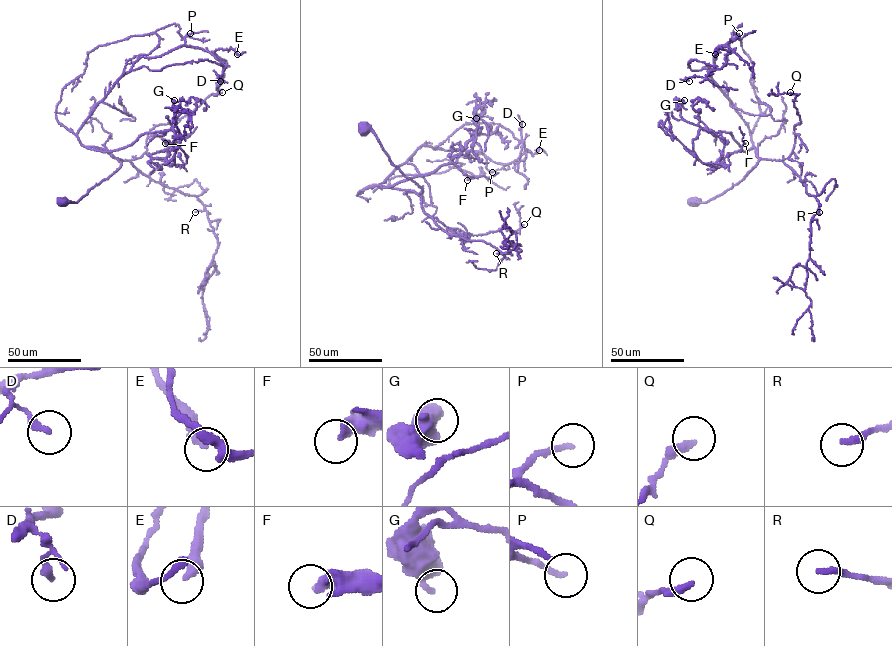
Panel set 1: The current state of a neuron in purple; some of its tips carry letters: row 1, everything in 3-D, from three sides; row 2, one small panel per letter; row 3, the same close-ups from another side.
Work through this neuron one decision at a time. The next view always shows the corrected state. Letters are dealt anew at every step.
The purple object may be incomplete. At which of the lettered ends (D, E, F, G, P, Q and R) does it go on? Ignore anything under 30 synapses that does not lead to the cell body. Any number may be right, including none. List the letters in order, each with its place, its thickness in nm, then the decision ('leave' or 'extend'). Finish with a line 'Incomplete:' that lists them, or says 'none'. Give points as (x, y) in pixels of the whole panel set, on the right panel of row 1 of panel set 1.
D: place (689, 81); calibre 280 nm; leave
E: place (715, 54); calibre 360 nm; extend
F: place (745, 143); calibre 400 nm; leave
G: place (684, 100); calibre 340 nm; leave
P: place (739, 33); calibre 160 nm; leave
Q: place (790, 92); calibre 240 nm; leave
R: place (819, 212); calibre 200 nm; leave
Incomplete: E

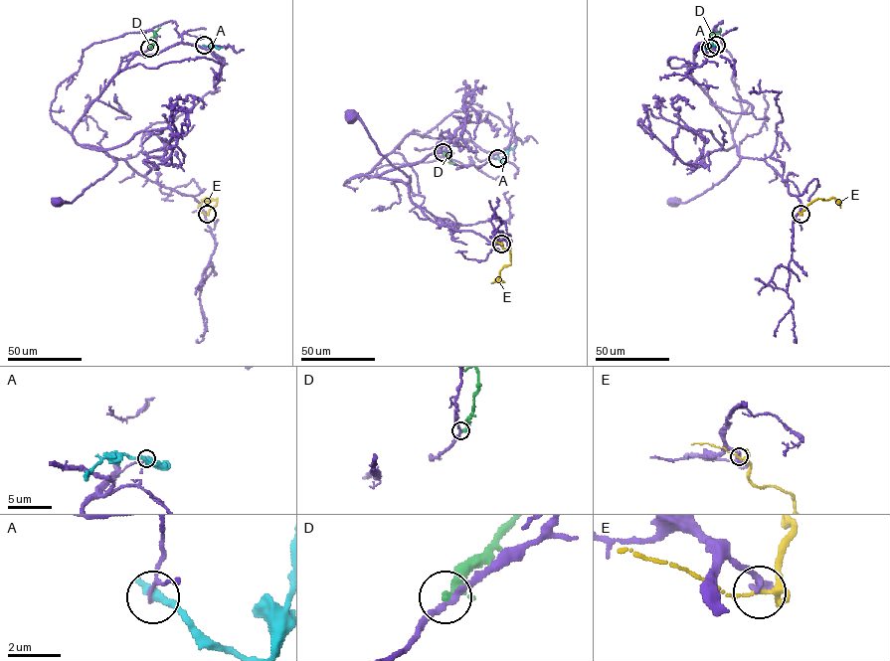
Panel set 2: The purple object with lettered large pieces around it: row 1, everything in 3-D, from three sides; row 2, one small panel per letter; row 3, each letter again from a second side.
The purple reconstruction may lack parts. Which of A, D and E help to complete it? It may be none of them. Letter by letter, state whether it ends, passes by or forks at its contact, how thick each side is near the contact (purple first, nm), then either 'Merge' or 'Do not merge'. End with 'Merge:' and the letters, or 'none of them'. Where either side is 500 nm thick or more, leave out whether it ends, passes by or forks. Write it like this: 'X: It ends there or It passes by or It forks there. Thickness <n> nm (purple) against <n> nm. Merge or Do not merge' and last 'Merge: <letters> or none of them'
A: It ends there. Thickness 130 nm (purple) against 420 nm. Do not merge
D: It ends there. Thickness 190 nm (purple) against 300 nm. Do not merge
E: It forks there. Thickness 360 nm (purple) against 150 nm. Do not merge
Merge: none of them

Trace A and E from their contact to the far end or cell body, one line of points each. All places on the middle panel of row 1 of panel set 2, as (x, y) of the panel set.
A: (497, 158), (504, 162), (505, 153), (514, 146)
E: (501, 244), (510, 250), (510, 264), (504, 265), (499, 276), (491, 282)

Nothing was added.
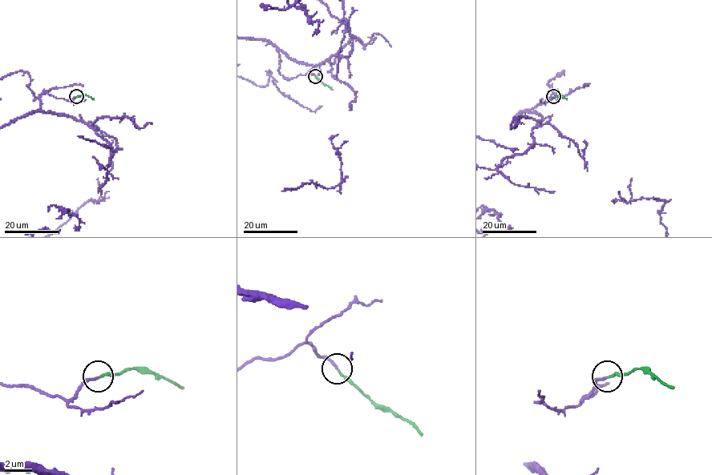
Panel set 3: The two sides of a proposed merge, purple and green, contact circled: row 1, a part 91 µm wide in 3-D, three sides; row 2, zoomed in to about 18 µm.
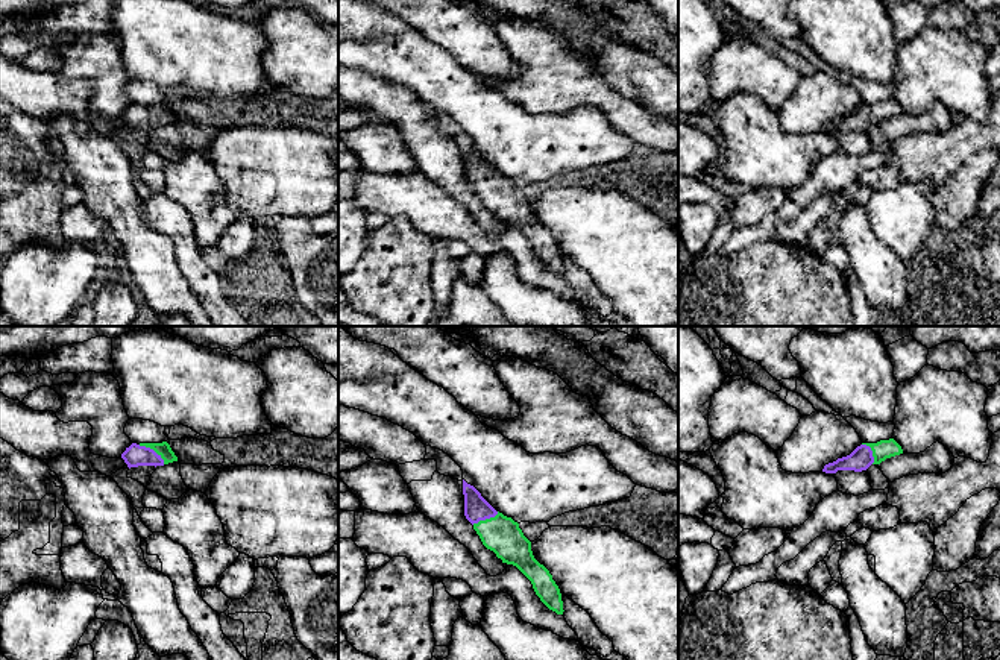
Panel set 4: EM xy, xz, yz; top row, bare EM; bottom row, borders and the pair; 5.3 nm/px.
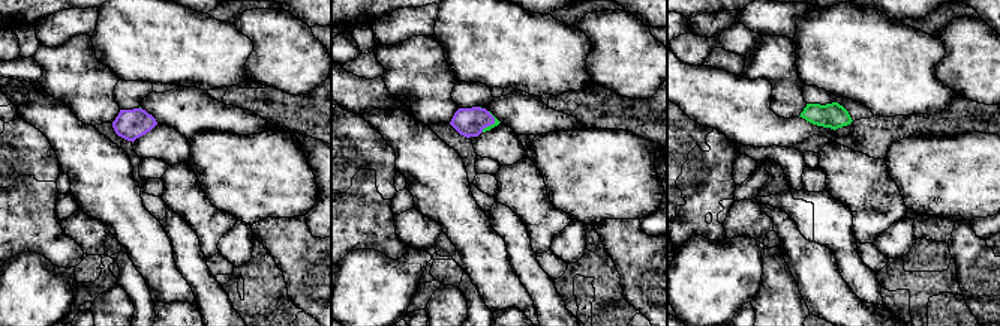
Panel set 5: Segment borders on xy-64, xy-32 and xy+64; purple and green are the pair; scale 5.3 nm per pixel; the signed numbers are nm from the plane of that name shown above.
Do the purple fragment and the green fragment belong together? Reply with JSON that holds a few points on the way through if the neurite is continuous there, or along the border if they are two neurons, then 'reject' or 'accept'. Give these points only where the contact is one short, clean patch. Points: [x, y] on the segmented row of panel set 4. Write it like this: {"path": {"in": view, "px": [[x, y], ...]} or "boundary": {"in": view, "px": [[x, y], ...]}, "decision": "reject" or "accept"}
{"path": {"in": "xy", "px": [[135, 455], [152, 449], [163, 449]]}, "decision": "accept"}

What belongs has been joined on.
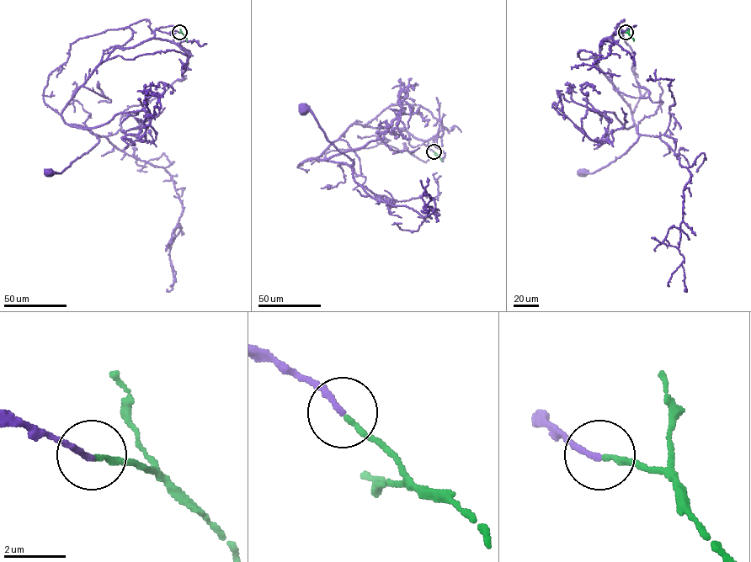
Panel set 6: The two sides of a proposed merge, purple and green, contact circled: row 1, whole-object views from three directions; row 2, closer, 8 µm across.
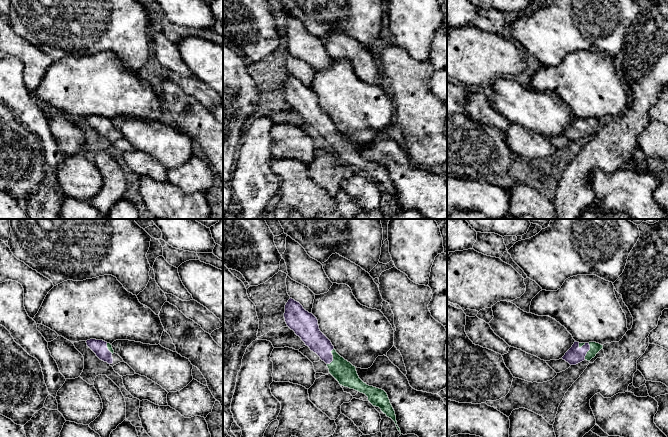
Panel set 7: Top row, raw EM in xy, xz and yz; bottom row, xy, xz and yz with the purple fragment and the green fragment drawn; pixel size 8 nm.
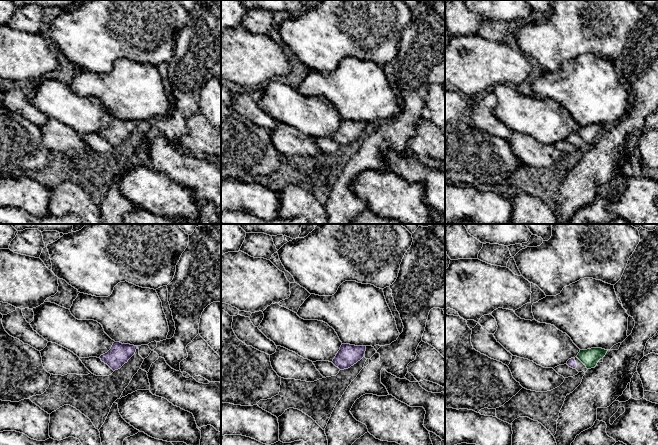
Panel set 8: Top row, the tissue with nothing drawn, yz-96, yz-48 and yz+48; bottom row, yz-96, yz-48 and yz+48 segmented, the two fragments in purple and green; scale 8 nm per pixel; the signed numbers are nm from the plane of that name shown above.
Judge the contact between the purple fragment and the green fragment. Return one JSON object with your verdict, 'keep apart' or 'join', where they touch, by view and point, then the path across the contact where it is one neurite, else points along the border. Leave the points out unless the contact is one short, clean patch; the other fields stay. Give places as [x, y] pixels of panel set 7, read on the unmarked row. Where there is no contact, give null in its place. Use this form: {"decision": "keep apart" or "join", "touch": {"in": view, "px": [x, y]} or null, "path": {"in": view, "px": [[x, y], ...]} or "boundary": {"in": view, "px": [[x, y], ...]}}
{"decision": "join", "touch": {"in": "xz", "px": [332, 133]}, "path": {"in": "xz", "px": [[311, 111], [332, 133], [344, 148]]}}

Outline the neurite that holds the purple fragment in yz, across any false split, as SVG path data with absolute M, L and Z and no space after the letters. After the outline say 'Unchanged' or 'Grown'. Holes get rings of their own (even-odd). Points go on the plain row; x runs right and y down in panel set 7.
M575 117L562 135L570 141L576 141L584 136L590 137L601 125L603 121L596 118L579 119Z. Grown

